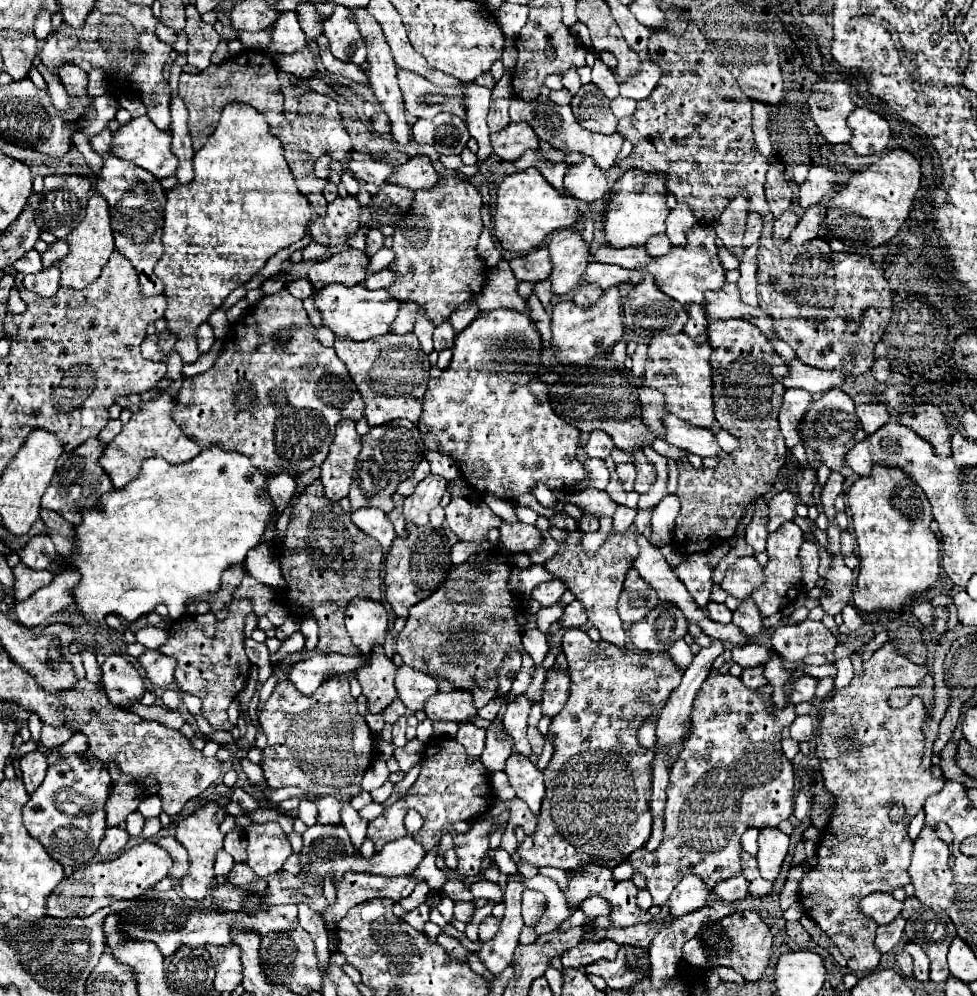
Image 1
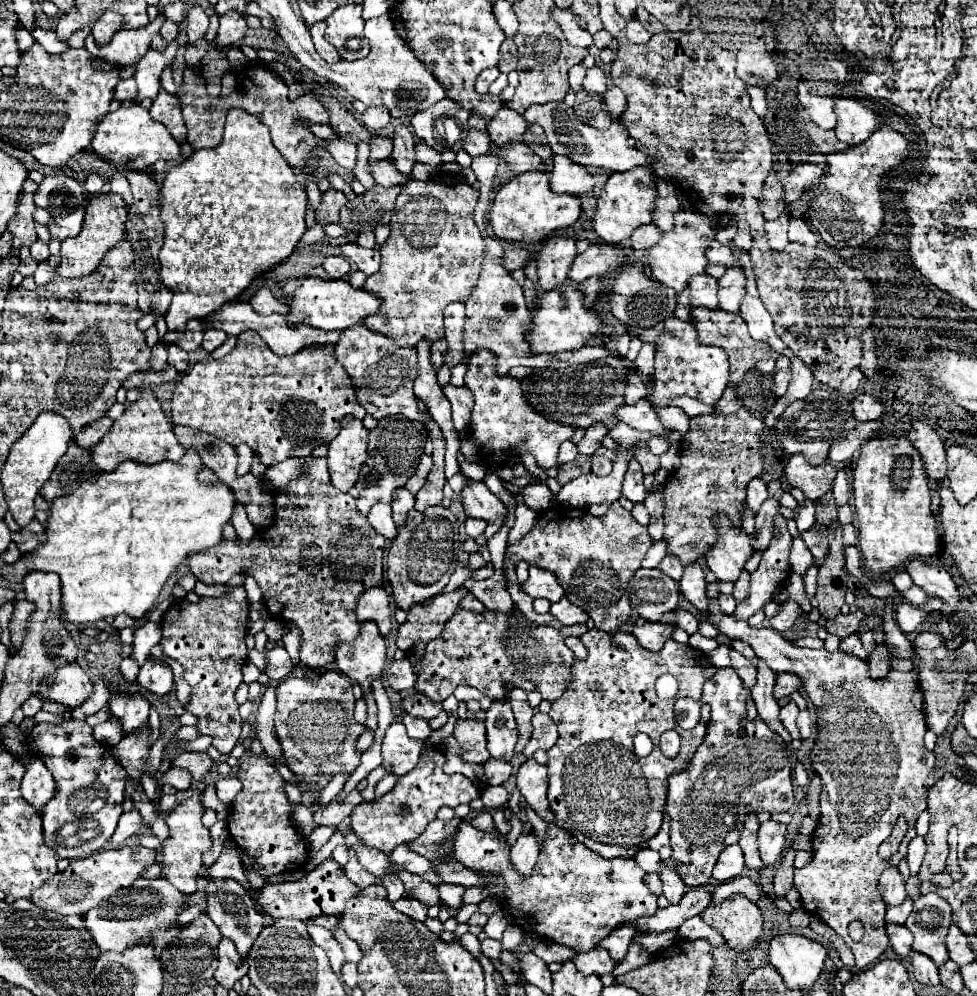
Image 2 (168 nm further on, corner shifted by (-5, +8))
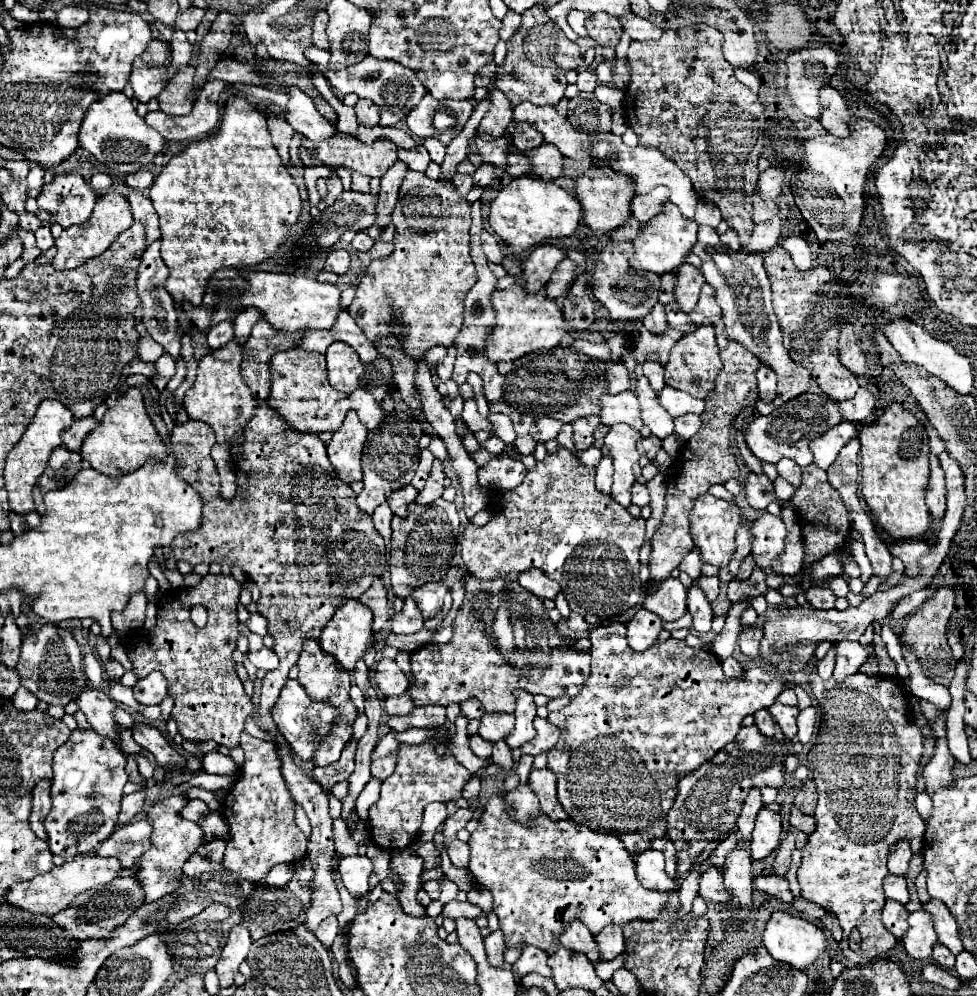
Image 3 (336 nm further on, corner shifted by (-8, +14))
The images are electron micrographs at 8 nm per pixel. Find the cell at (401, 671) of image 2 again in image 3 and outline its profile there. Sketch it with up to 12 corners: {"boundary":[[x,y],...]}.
{"boundary":[[393,660],[373,664],[375,686],[383,696],[403,694],[407,676]]}

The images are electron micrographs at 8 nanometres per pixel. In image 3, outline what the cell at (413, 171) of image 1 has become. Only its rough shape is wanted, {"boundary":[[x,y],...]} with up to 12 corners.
{"boundary":[[339,130],[313,154],[323,166],[345,166],[381,178],[397,146],[363,144]]}

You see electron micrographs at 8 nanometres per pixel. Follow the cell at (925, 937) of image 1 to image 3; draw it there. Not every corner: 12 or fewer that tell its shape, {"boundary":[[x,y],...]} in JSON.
{"boundary":[[911,912],[901,938],[911,958],[929,960],[937,934],[929,912]]}

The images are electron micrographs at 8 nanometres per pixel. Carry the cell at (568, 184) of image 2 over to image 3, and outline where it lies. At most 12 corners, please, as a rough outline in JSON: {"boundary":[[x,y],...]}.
{"boundary":[[541,144],[529,158],[531,178],[555,180],[565,158],[551,144]]}

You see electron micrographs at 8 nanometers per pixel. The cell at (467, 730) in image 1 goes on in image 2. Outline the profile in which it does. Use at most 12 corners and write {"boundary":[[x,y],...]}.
{"boundary":[[458,720],[454,738],[466,762],[484,764],[482,720]]}

